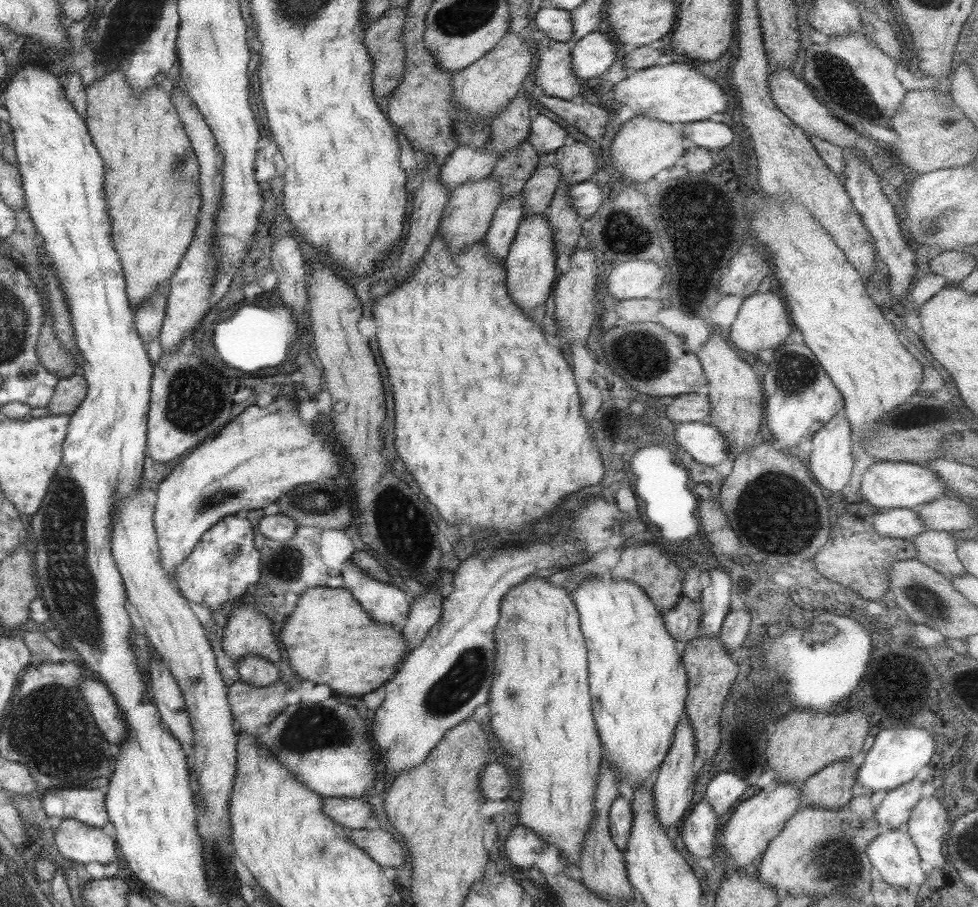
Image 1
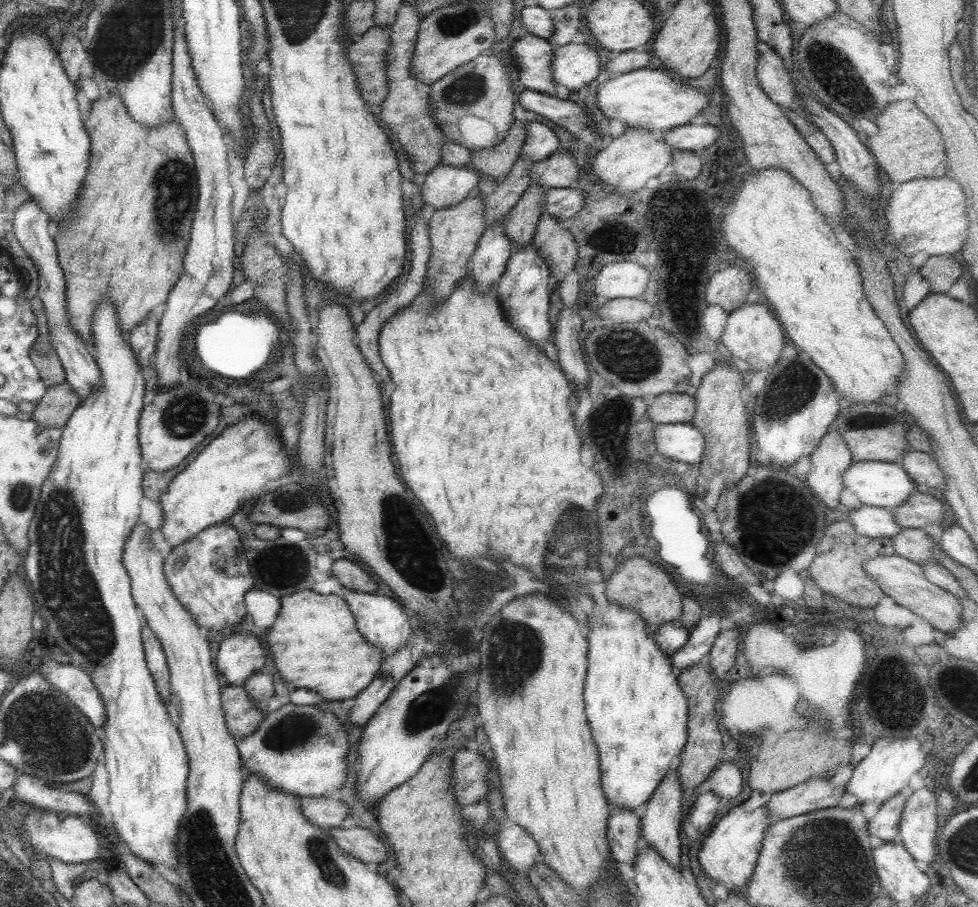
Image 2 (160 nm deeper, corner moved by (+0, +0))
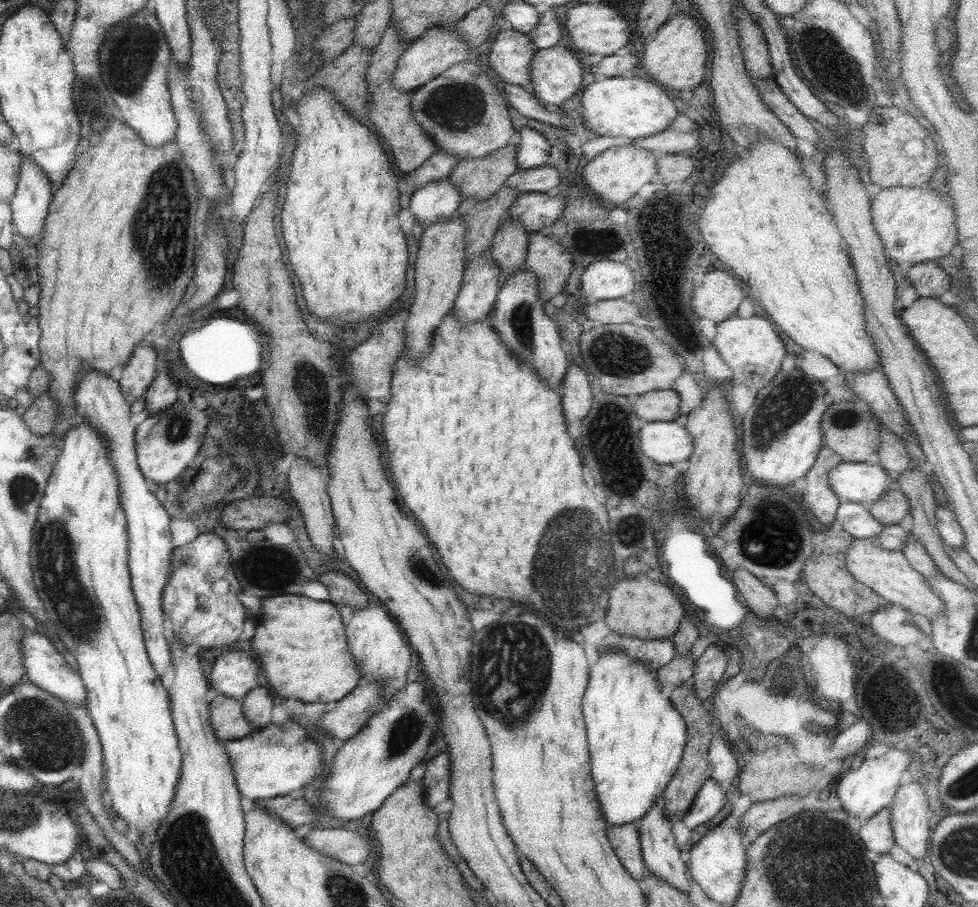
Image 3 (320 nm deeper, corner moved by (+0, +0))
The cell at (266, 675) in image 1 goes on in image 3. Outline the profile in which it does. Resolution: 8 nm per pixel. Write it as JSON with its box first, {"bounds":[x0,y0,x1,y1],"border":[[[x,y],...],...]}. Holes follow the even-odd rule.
{"bounds":[240,686,277,734],"border":[[[257,686],[247,692],[247,695],[240,702],[243,717],[249,724],[249,734],[261,731],[270,724],[271,709],[277,701],[268,688]]]}

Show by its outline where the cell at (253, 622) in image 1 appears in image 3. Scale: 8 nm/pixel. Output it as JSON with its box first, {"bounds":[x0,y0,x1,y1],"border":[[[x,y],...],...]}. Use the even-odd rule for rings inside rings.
{"bounds":[209,652,259,701],"border":[[[223,652],[211,666],[209,688],[217,695],[240,701],[257,687],[257,672],[259,666],[247,652]]]}

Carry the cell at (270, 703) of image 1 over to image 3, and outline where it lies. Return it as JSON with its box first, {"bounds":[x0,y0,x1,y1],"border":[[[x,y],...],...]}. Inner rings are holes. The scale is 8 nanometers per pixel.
{"bounds":[209,695,249,744],"border":[[[222,695],[209,702],[209,726],[221,744],[249,735],[249,724],[243,717],[241,702]]]}

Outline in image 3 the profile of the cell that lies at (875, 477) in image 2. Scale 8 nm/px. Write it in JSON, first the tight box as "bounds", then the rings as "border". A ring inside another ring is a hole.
{"bounds":[827,462,891,507],"border":[[[841,462],[829,471],[827,484],[831,492],[837,497],[839,503],[854,502],[868,507],[874,500],[877,500],[891,479],[879,465],[867,465],[865,463]]]}

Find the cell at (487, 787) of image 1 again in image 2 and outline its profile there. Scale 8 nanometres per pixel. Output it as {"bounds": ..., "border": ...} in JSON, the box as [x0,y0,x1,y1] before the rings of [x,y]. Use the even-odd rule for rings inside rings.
{"bounds":[450,748,487,807],"border":[[[454,748],[450,764],[450,787],[457,807],[485,800],[487,794],[487,762],[471,750]]]}

